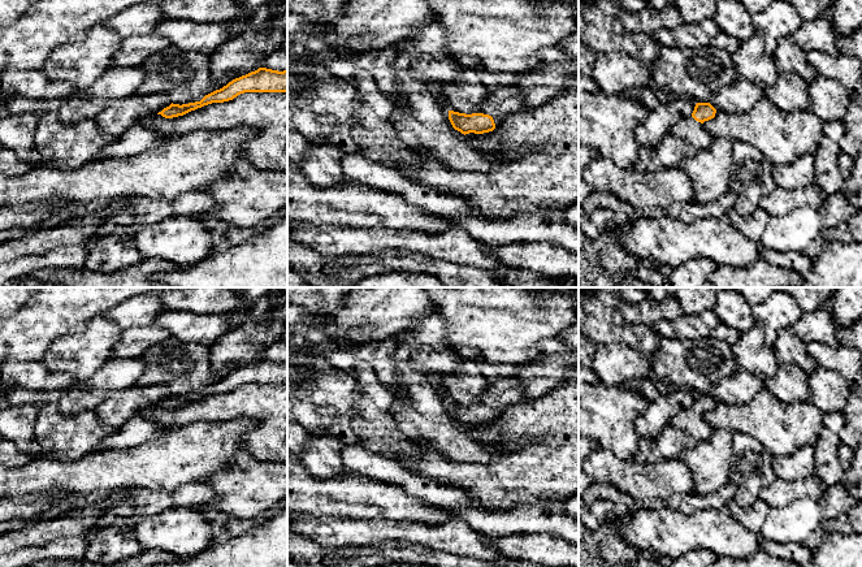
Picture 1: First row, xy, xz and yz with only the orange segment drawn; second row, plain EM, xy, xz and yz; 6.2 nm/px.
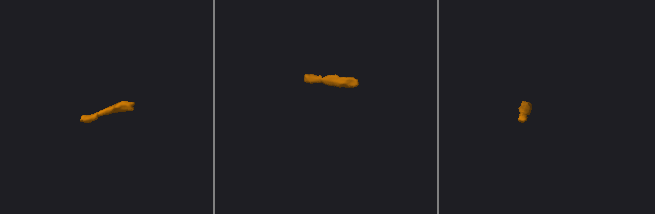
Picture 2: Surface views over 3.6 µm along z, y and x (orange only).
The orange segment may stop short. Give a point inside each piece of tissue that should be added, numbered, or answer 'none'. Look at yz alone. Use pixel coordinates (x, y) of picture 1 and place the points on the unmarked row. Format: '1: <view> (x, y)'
1: yz (692, 423)

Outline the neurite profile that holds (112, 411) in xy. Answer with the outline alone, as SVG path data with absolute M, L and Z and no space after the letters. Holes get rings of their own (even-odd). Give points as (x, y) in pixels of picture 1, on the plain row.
M161 384L144 388L131 386L109 394L100 404L96 406L94 414L104 424L120 429L142 408L157 406L170 395L170 390Z

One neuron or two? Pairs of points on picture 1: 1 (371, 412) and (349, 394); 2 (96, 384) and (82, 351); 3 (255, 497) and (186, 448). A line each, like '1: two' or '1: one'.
1: two
2: two
3: two

